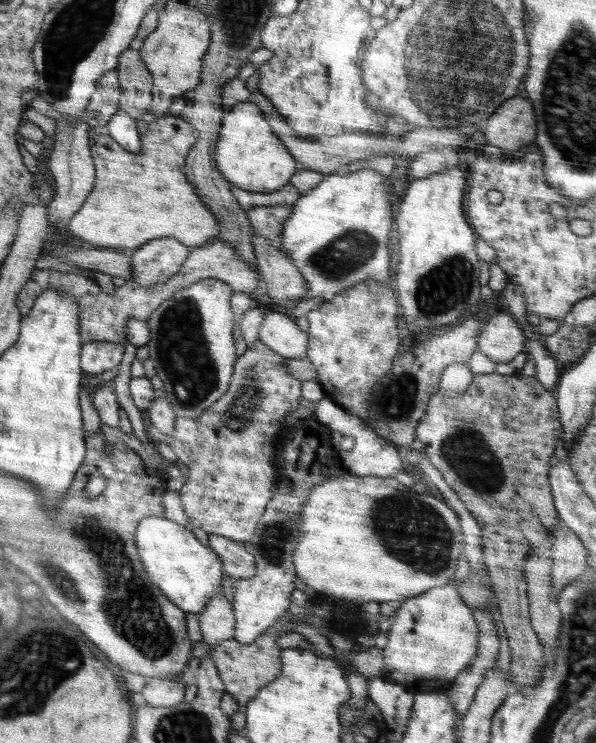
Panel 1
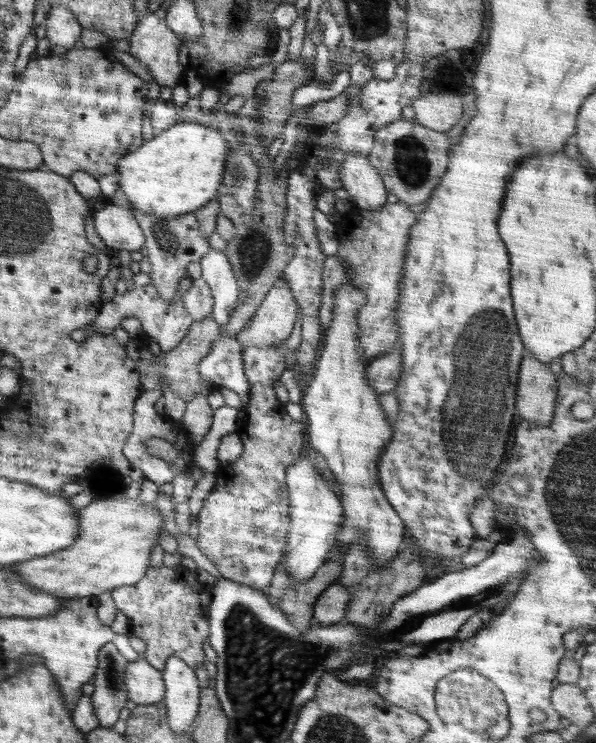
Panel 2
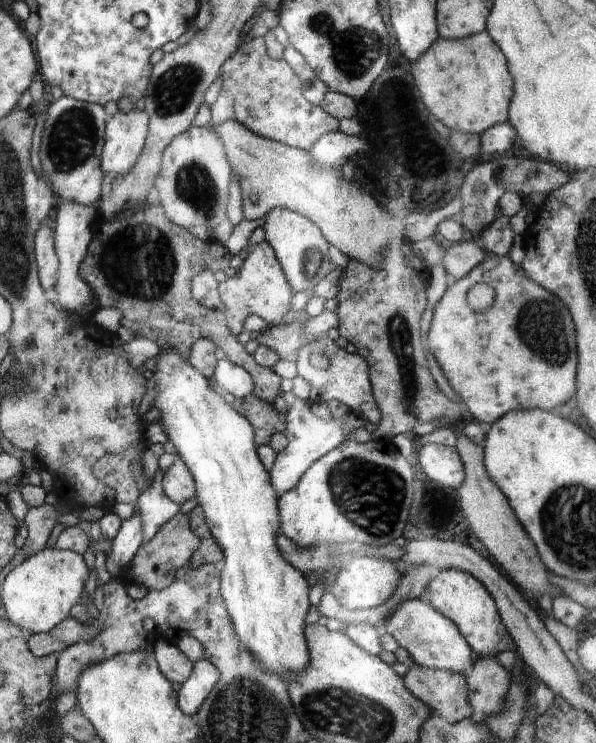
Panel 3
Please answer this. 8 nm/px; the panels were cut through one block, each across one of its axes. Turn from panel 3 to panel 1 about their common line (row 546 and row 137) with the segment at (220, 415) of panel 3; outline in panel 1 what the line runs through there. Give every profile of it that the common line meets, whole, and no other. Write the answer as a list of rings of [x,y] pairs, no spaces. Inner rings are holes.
[[[256,103],[235,104],[223,115],[218,143],[214,145],[217,168],[228,182],[245,191],[269,193],[280,190],[296,173],[296,161],[280,142]]]

